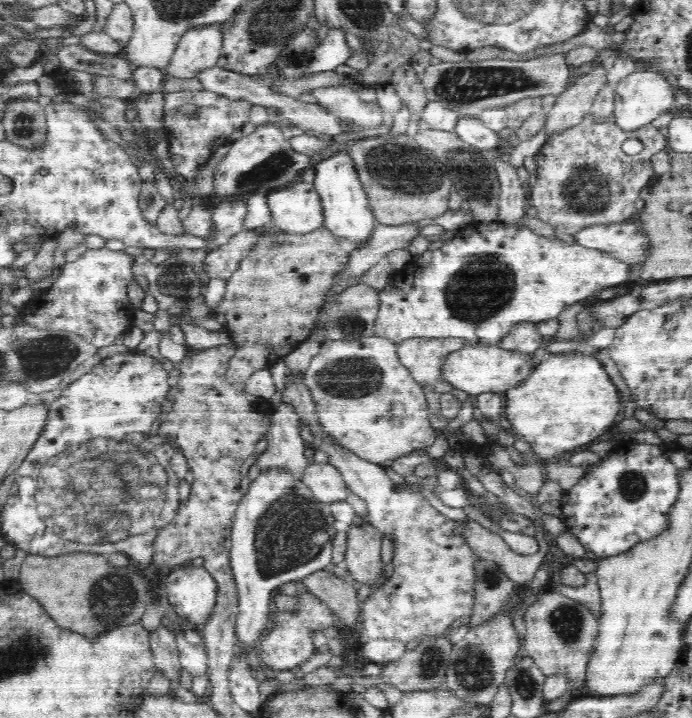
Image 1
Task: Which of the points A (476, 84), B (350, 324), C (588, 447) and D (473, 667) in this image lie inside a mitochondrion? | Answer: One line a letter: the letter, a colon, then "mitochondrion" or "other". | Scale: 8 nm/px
A: mitochondrion
B: mitochondrion
C: other
D: mitochondrion

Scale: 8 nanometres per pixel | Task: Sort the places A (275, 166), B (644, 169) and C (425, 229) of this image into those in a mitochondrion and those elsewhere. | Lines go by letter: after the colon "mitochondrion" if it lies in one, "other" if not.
A: mitochondrion
B: other
C: other

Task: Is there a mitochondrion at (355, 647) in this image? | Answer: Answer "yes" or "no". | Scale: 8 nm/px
no

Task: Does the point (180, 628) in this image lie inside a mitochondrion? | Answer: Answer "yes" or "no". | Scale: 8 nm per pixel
no

